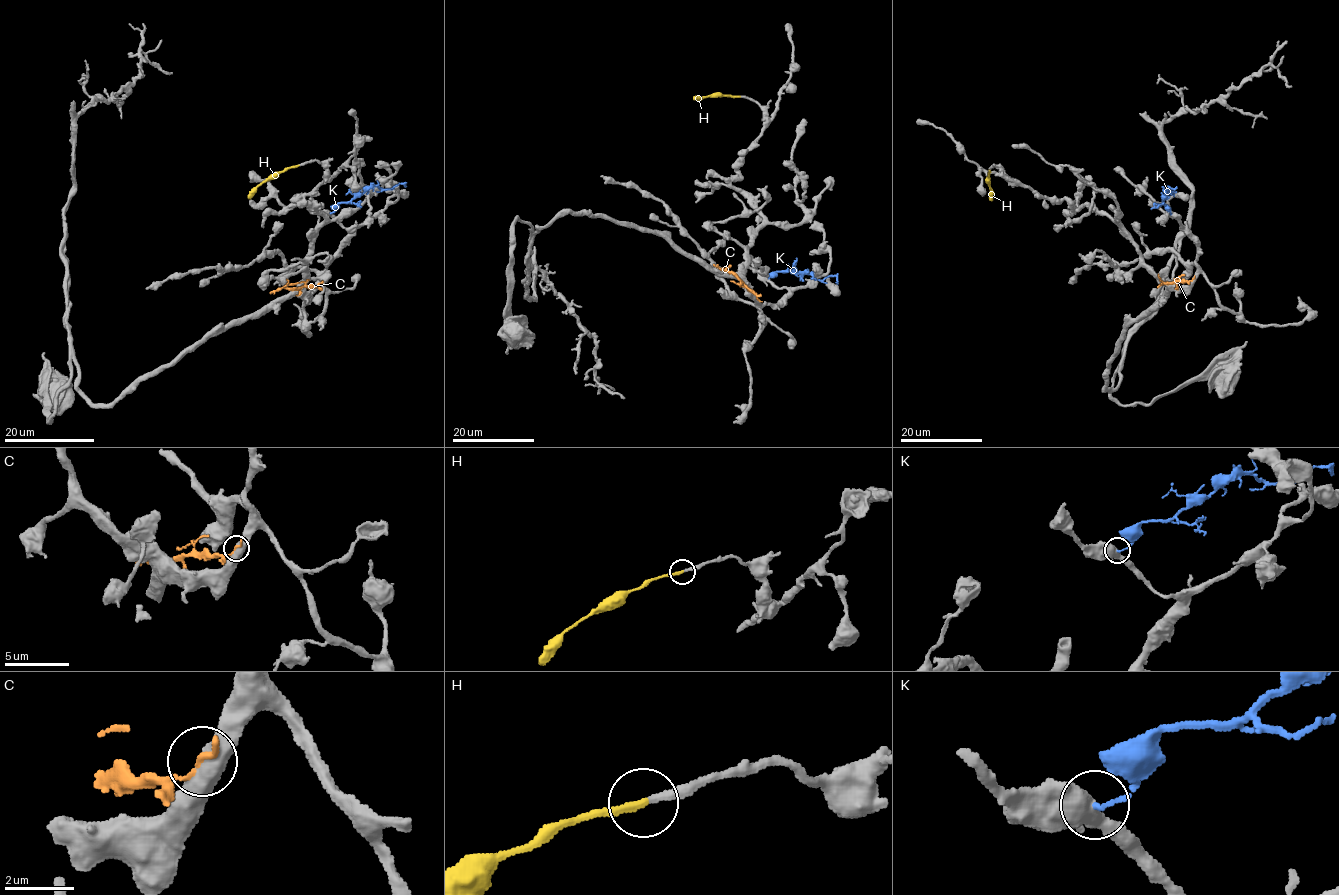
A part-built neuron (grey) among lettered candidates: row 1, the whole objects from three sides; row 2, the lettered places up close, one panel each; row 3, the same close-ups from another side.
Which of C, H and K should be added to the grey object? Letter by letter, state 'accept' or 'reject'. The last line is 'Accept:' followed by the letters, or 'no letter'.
C: reject
H: accept
K: reject
Accept: H

